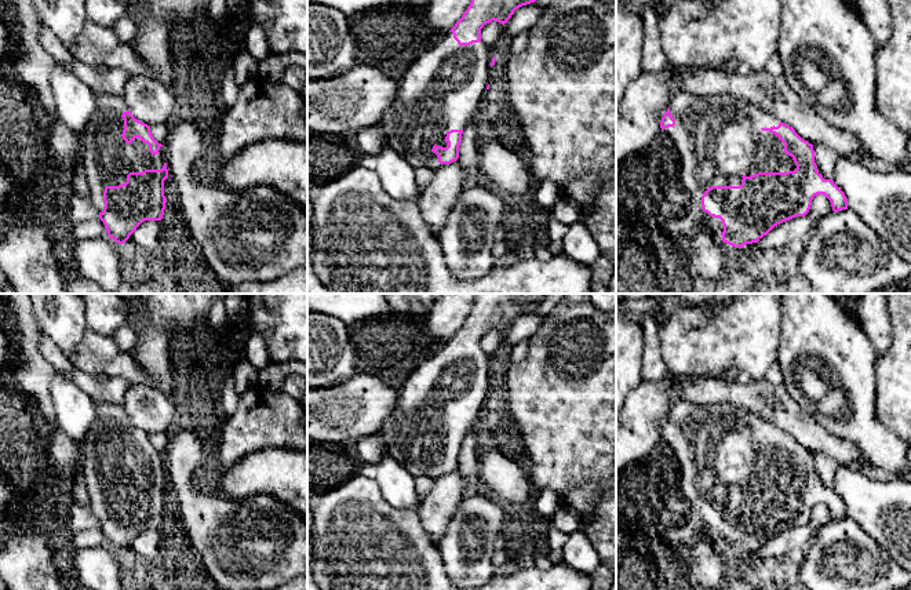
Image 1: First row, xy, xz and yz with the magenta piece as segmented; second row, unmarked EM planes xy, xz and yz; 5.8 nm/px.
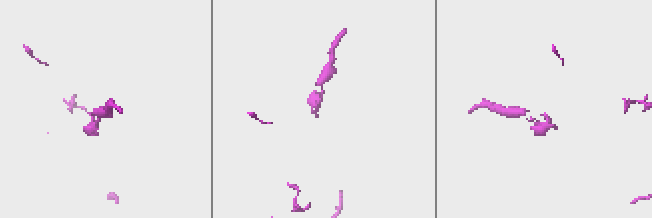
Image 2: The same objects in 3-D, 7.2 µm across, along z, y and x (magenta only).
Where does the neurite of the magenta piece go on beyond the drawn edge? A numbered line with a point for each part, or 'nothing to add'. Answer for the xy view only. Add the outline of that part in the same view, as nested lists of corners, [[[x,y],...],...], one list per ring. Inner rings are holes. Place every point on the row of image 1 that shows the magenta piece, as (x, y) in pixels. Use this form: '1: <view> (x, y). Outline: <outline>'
1: xy (106, 157). Outline: [[[95,91],[95,101],[95,112],[80,136],[79,157],[88,182],[90,199],[98,211],[102,212],[105,207],[103,192],[106,186],[125,183],[130,172],[161,170],[165,163],[165,156],[164,146],[161,146],[154,156],[149,152],[149,145],[143,143],[139,138],[135,138],[130,145],[123,139],[124,120],[121,114],[128,112],[128,105],[123,94]]]

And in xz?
1: xz (441, 90). Outline: [[[452,32],[415,59],[398,80],[397,99],[380,117],[380,127],[387,145],[400,153],[413,168],[427,167],[433,171],[444,164],[431,152],[433,146],[447,148],[447,132],[463,130],[477,113],[481,99],[488,92],[493,50],[482,41],[459,45]]]

